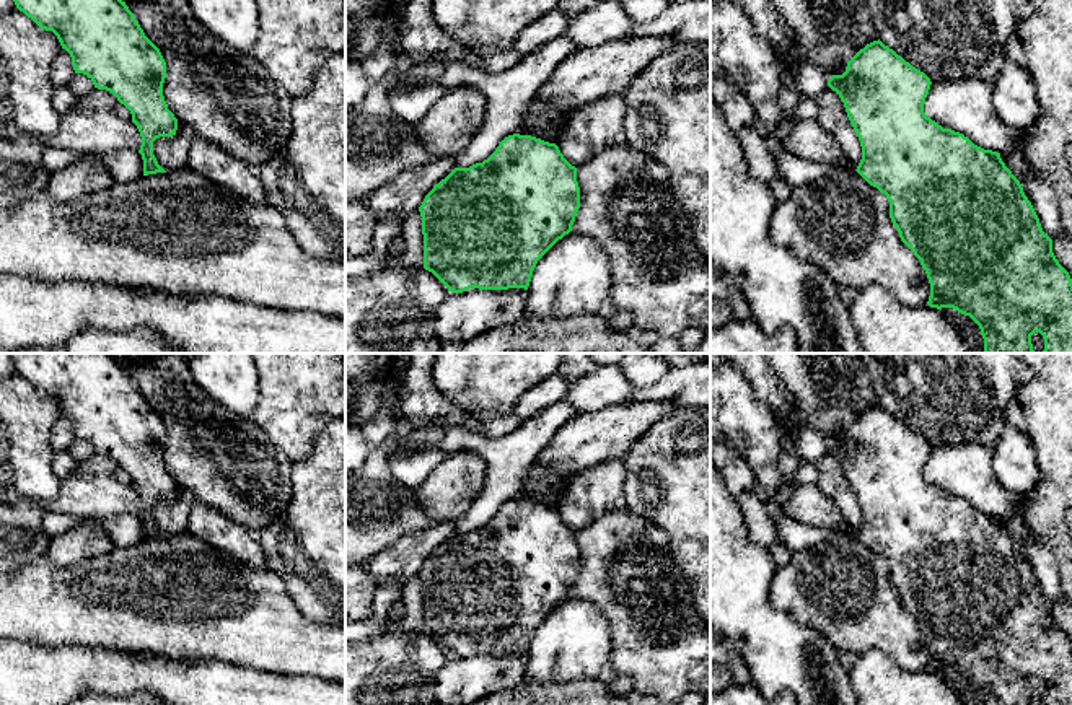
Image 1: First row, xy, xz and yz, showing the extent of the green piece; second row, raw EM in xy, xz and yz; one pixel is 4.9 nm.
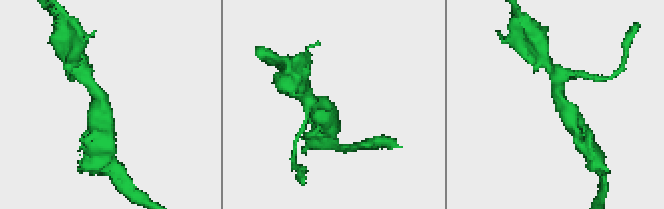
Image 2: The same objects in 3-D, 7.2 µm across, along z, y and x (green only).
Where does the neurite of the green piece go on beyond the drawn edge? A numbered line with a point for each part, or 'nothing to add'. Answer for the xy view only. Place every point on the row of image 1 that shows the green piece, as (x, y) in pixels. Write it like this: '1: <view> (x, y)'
nothing to add

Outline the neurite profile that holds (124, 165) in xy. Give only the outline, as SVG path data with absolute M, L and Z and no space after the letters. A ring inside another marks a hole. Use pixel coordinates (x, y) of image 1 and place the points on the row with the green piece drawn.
M47 147L42 151L42 164L49 173L62 169L81 158L98 156L106 169L112 174L114 182L130 182L143 177L143 160L142 155L135 150L116 150L106 153L77 153L70 150L60 150Z

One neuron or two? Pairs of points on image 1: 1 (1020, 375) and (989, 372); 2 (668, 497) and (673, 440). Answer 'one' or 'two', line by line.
1: one
2: one

